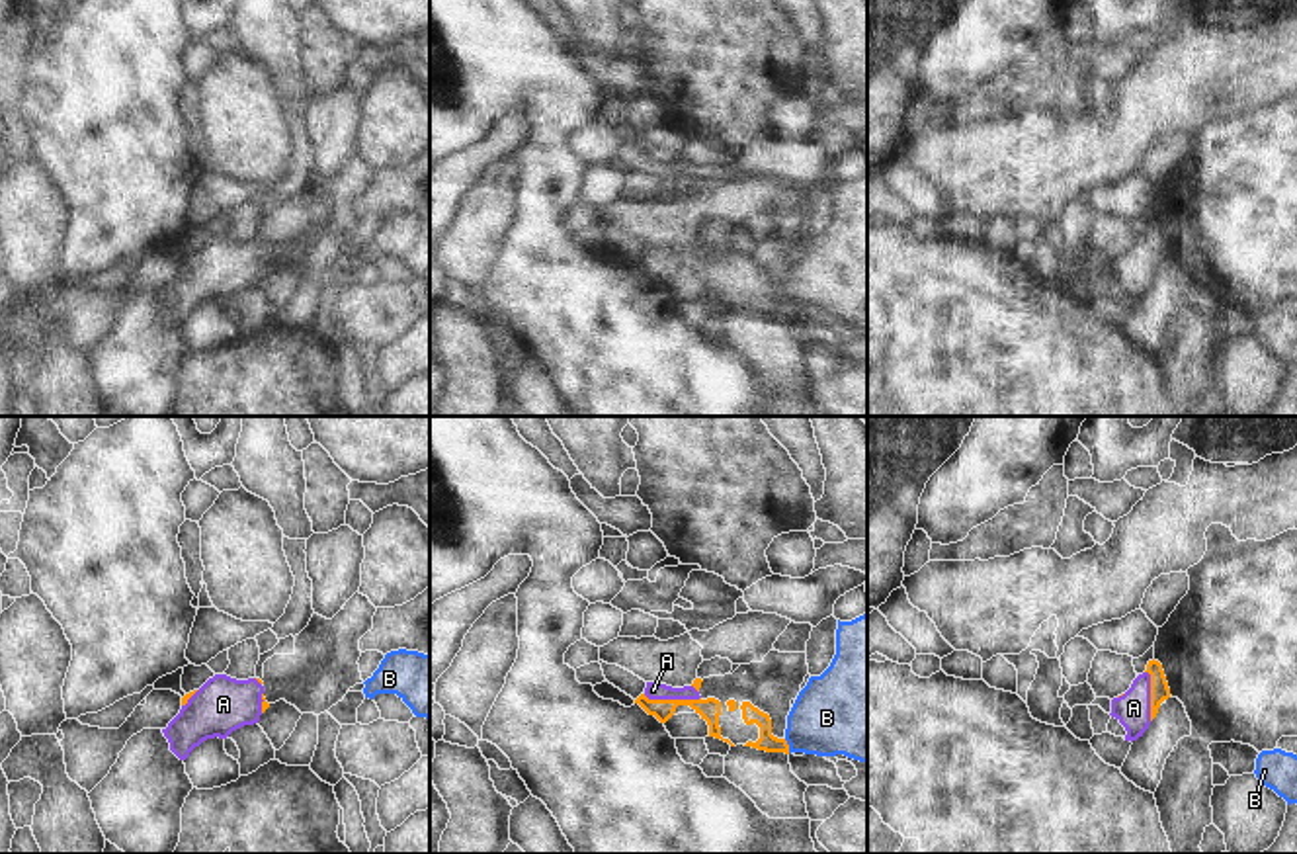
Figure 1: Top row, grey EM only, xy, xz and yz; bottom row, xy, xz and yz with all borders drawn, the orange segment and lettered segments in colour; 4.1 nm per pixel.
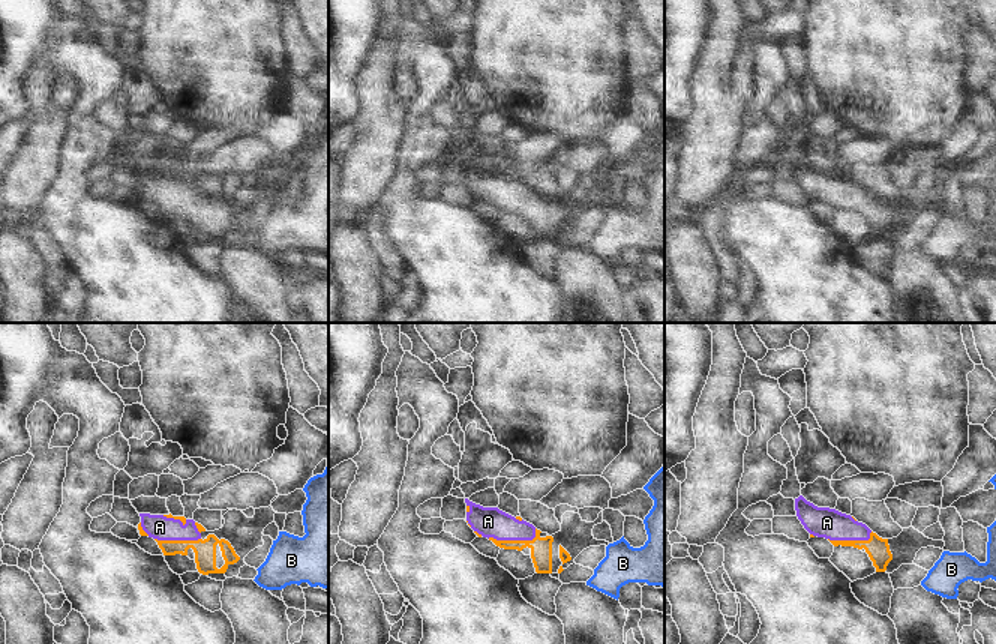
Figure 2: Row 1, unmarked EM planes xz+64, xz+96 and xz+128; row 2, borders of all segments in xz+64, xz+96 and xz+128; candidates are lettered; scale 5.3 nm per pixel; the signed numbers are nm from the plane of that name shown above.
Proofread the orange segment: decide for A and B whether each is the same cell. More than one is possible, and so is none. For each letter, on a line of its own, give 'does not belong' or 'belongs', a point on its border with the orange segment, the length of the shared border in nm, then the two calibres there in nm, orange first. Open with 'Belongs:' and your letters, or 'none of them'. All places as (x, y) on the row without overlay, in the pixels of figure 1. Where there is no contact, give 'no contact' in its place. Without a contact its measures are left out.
Belongs: A
A: belongs; meets orange in xz at (672, 262); contact 240 nm long; 90 nm thick on the orange side, 70 nm on the other
B: does not belong; meets orange in xz at (788, 309); contact 70 nm long; 70 nm thick on the orange side, 340 nm on the other

